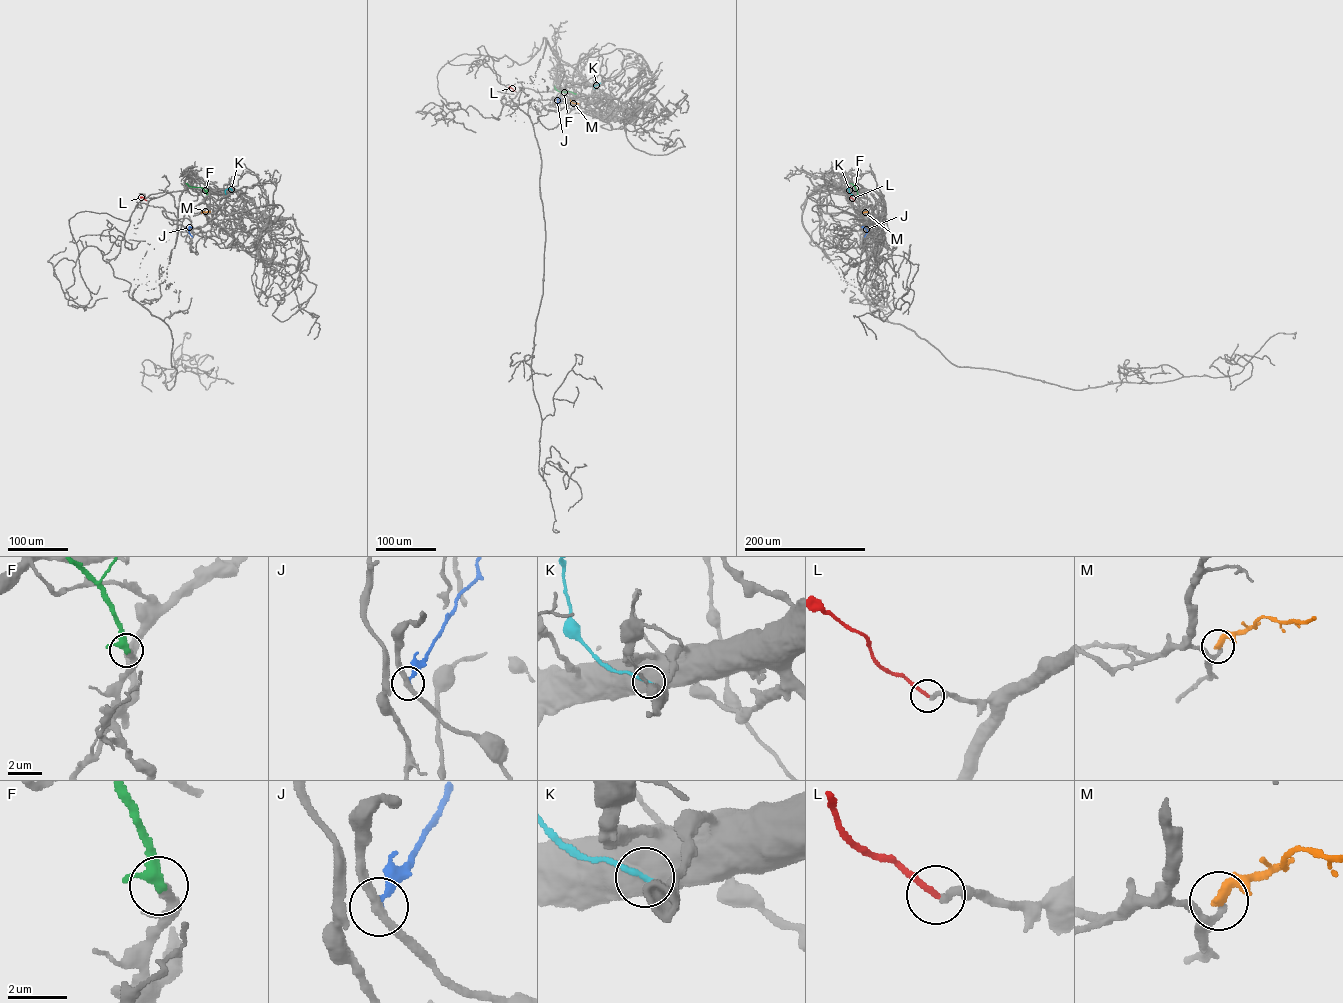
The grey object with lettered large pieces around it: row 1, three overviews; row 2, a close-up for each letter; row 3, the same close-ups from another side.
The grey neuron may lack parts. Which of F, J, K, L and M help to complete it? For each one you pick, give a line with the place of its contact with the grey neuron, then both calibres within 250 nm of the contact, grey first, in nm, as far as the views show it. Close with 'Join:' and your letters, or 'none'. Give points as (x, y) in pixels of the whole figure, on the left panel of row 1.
Join: none

